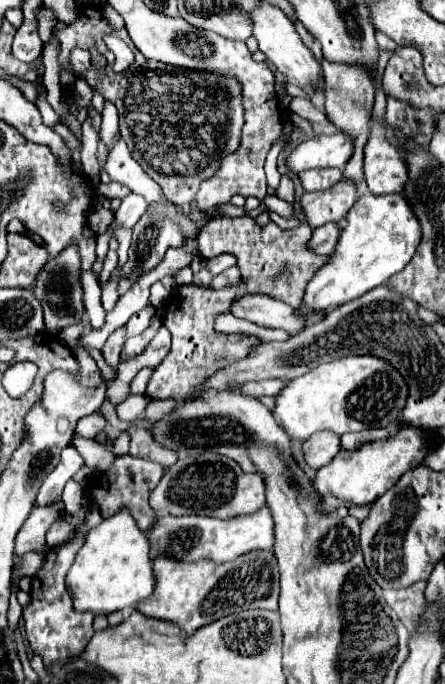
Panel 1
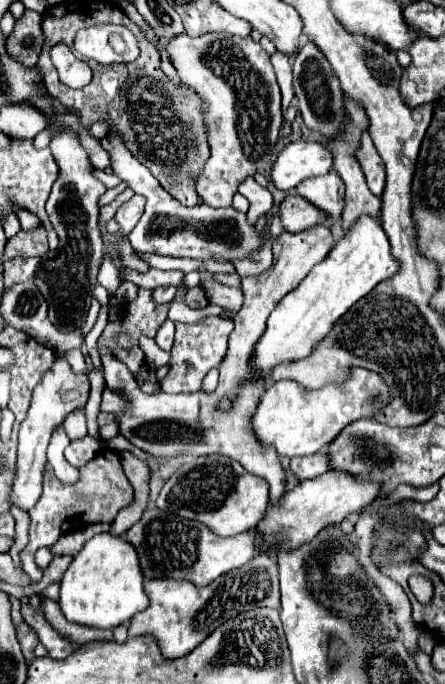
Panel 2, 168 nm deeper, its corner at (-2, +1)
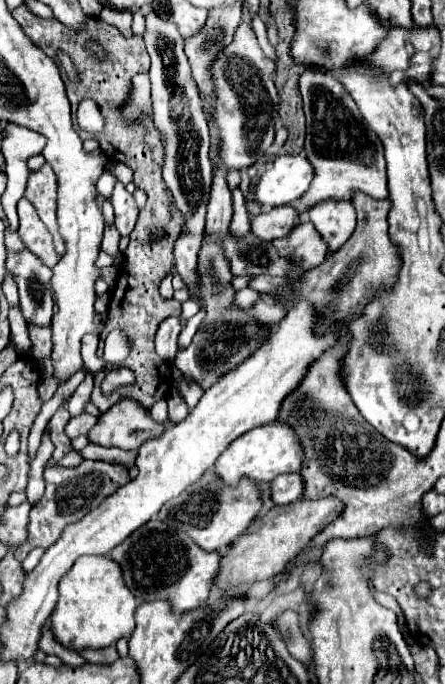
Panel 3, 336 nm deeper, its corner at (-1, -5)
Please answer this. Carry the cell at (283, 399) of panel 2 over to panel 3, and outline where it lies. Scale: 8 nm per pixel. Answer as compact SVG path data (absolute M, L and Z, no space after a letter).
M271 421L261 427L255 427L243 433L215 463L215 473L225 479L227 483L239 483L243 475L253 479L257 485L273 481L281 473L295 473L303 465L303 445L297 431L283 421Z

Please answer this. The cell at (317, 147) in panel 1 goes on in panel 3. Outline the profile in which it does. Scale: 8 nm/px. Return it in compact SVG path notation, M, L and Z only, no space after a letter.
M305 153L279 155L259 177L255 185L255 199L265 207L289 205L305 195L313 177L315 169Z

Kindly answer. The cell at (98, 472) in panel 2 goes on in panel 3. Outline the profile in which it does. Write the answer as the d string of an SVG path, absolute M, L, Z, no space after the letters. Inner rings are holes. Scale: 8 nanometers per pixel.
M83 461L79 467L71 467L71 469L61 467L61 465L45 467L45 481L47 481L45 495L37 505L33 505L31 515L29 515L29 539L15 553L15 557L19 561L23 561L33 547L55 545L67 525L73 525L73 523L81 521L107 495L111 495L113 491L117 491L119 487L129 483L131 479L129 479L127 467L105 463L105 461ZM91 487L97 487L93 497L91 497Z

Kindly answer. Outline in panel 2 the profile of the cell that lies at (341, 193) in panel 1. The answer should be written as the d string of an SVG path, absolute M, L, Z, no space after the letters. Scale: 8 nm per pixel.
M288 195L280 203L278 215L282 219L284 231L288 231L288 233L300 233L304 229L310 229L316 223L326 221L326 215L300 195Z

